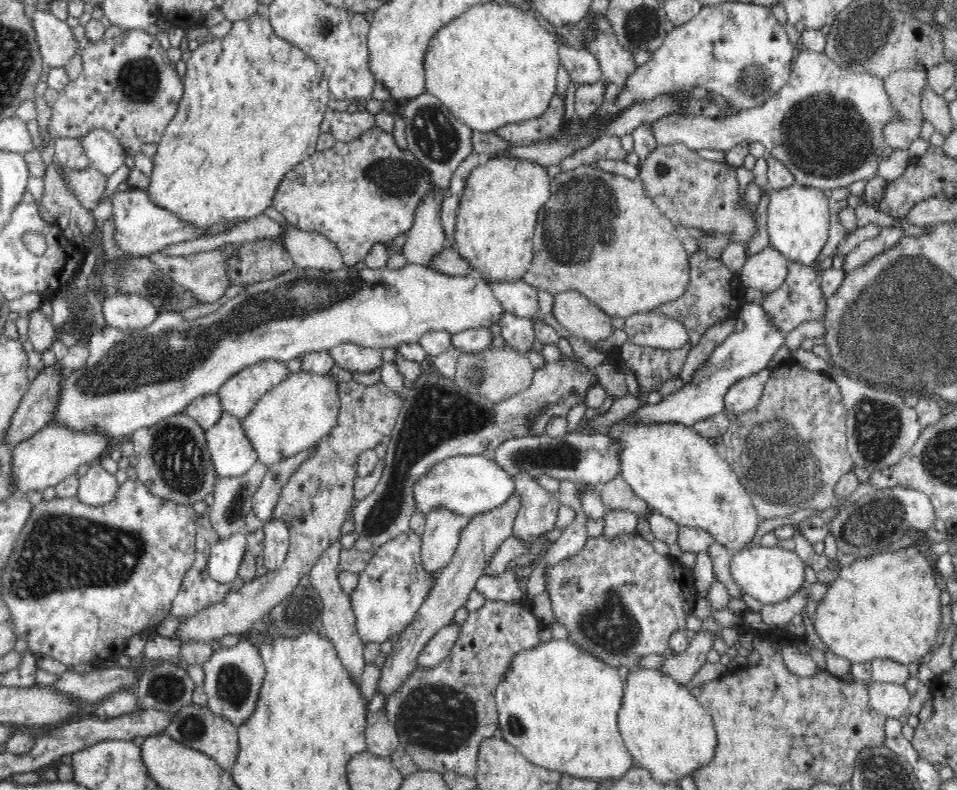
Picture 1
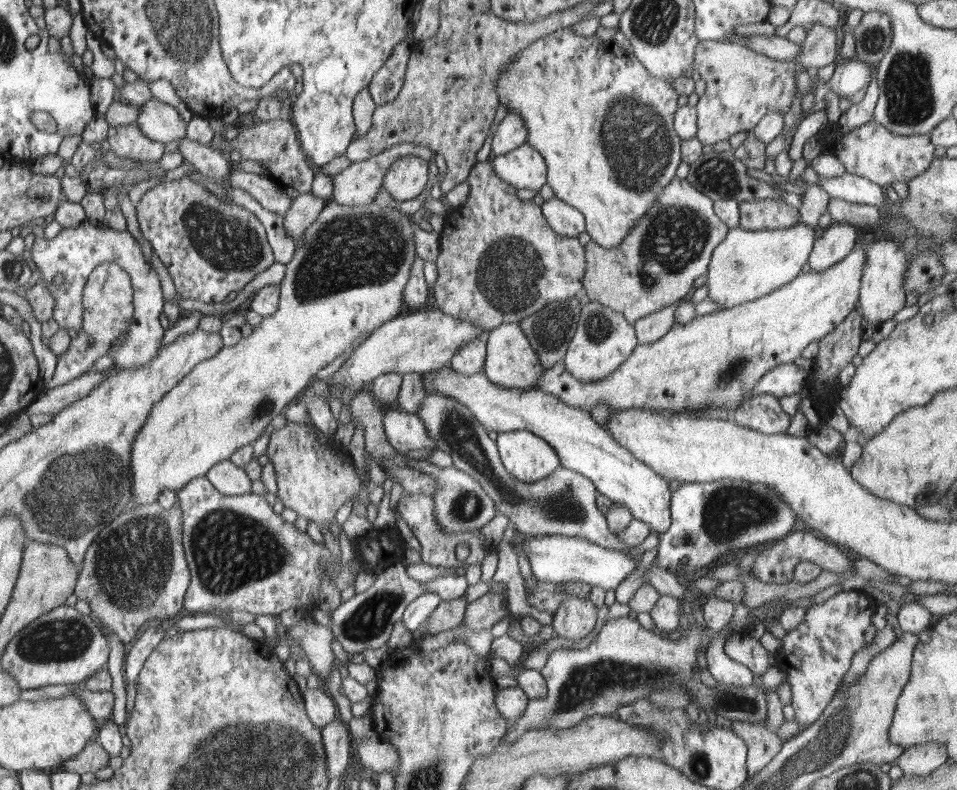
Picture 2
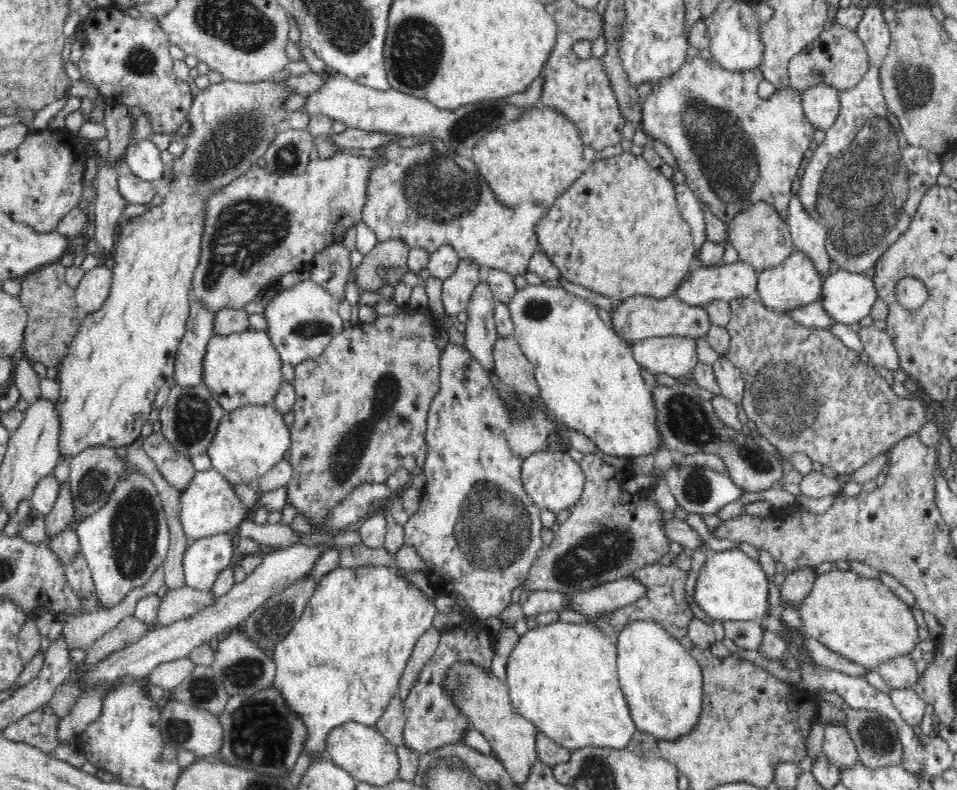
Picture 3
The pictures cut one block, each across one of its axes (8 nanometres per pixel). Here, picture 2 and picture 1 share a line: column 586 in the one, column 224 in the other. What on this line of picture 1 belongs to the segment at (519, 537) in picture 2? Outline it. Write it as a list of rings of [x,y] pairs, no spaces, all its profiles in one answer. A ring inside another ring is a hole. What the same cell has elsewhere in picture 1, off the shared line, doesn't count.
[[[236,532],[230,538],[219,539],[212,545],[208,572],[212,580],[229,584],[238,577],[238,571],[247,550],[245,532]]]

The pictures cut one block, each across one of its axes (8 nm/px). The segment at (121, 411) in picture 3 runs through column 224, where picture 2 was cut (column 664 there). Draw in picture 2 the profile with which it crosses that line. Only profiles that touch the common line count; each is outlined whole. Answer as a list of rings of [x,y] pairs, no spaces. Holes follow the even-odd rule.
[[[570,27],[558,29],[546,37],[538,39],[524,49],[510,64],[509,67],[499,76],[496,87],[498,98],[502,104],[514,114],[519,114],[525,125],[528,127],[528,141],[530,146],[536,147],[545,157],[548,164],[548,184],[555,196],[570,203],[570,206],[577,207],[585,215],[585,232],[590,235],[591,241],[596,242],[602,248],[618,248],[622,246],[622,240],[626,234],[630,234],[630,227],[647,213],[649,206],[657,200],[662,188],[669,184],[676,174],[676,168],[680,164],[680,137],[674,128],[674,112],[678,110],[676,104],[676,90],[668,84],[668,80],[658,80],[646,70],[645,65],[626,49],[612,42],[604,42],[598,36],[582,36],[572,32]]]

